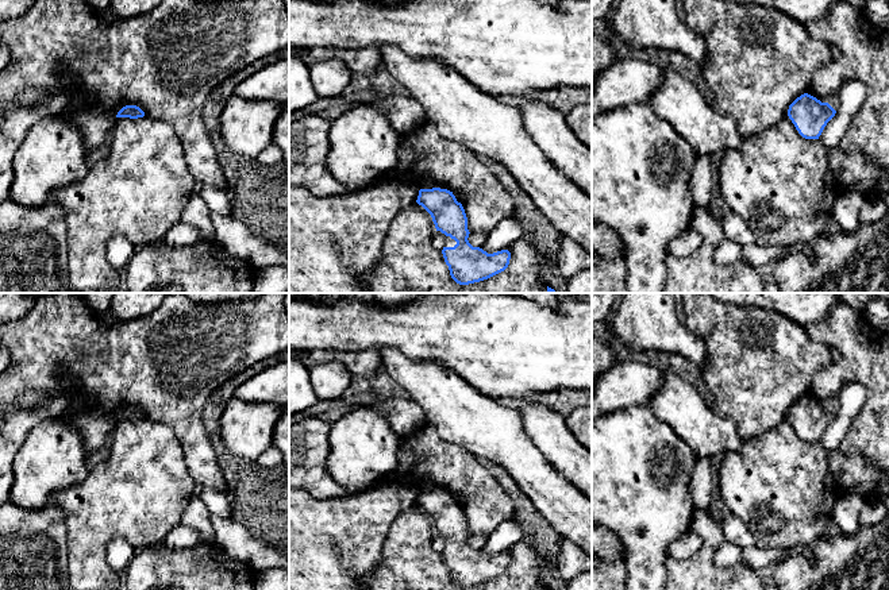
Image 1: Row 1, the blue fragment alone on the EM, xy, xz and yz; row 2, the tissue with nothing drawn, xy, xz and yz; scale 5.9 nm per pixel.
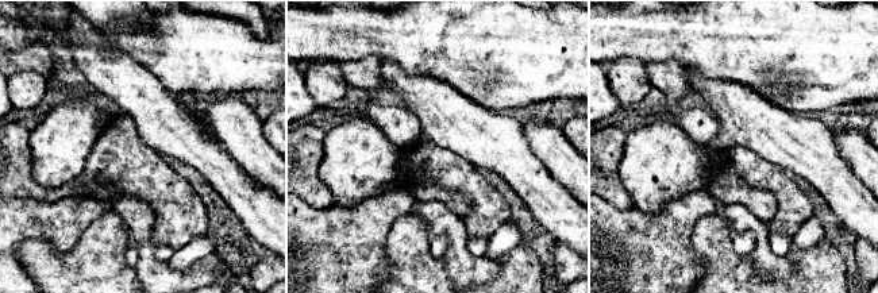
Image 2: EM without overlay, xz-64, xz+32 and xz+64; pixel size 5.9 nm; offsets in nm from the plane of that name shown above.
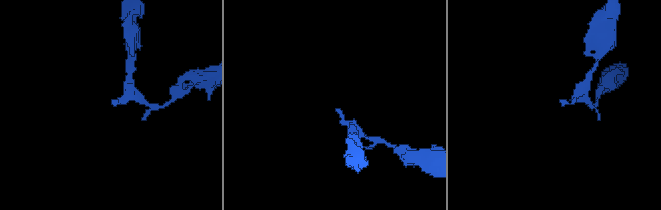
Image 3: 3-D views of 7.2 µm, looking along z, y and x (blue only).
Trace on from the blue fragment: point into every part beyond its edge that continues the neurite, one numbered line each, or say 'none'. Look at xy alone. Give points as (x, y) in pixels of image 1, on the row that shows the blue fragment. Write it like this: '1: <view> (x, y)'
none

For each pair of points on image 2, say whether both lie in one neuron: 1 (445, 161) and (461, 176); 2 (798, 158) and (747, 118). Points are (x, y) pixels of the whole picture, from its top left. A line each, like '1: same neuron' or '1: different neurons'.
1: same neuron
2: same neuron

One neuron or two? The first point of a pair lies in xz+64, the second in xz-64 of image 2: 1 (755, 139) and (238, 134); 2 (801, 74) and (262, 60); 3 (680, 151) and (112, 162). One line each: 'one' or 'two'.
1: two
2: one
3: two

